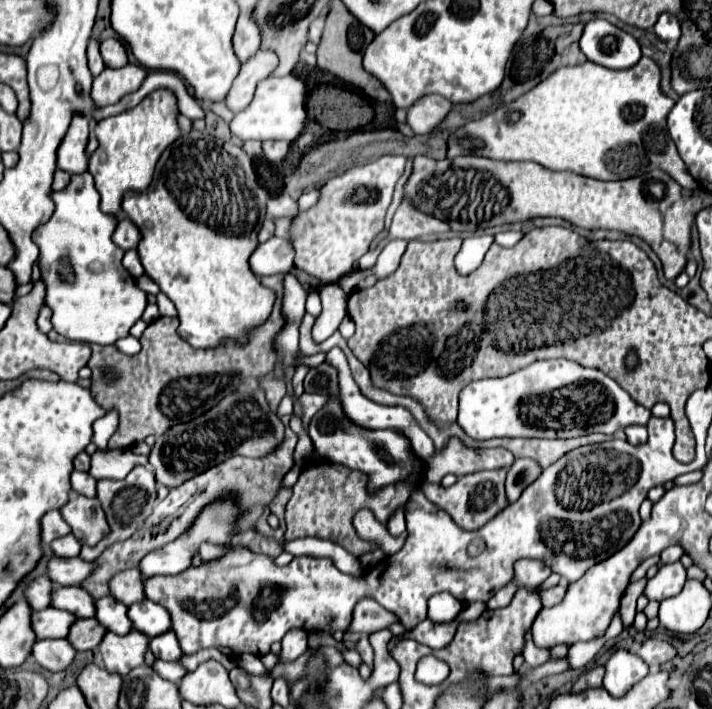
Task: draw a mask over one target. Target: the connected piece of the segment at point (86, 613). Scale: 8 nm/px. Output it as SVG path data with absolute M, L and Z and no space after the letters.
M59 587L53 591L51 605L57 609L65 609L75 617L95 617L95 599L83 587Z

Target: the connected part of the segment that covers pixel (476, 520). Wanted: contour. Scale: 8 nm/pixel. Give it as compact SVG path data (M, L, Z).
M497 469L497 471L479 471L479 473L465 475L465 477L461 477L451 487L443 487L443 485L435 485L435 483L423 483L423 493L439 509L447 511L449 517L461 529L465 529L465 531L477 531L487 521L491 521L501 509L507 507L505 475L507 475L507 469Z

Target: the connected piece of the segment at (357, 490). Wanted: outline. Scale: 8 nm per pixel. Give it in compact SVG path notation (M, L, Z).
M307 465L305 471L299 475L299 481L293 487L293 495L287 503L287 531L285 541L289 539L301 539L301 537L317 537L317 539L329 539L333 543L339 543L343 549L347 549L353 557L361 557L365 553L371 553L377 549L375 543L369 543L357 535L353 529L353 515L359 509L371 509L377 521L387 525L389 517L407 503L409 499L409 487L407 485L389 485L381 489L375 495L365 493L367 475L361 471L351 471L347 467L339 465Z

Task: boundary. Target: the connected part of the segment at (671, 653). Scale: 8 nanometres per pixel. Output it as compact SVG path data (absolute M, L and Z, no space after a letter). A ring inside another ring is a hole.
M647 639L641 649L637 651L637 655L649 665L649 667L659 667L663 663L667 663L669 659L675 657L675 647L671 647L669 643L661 641L661 639Z

